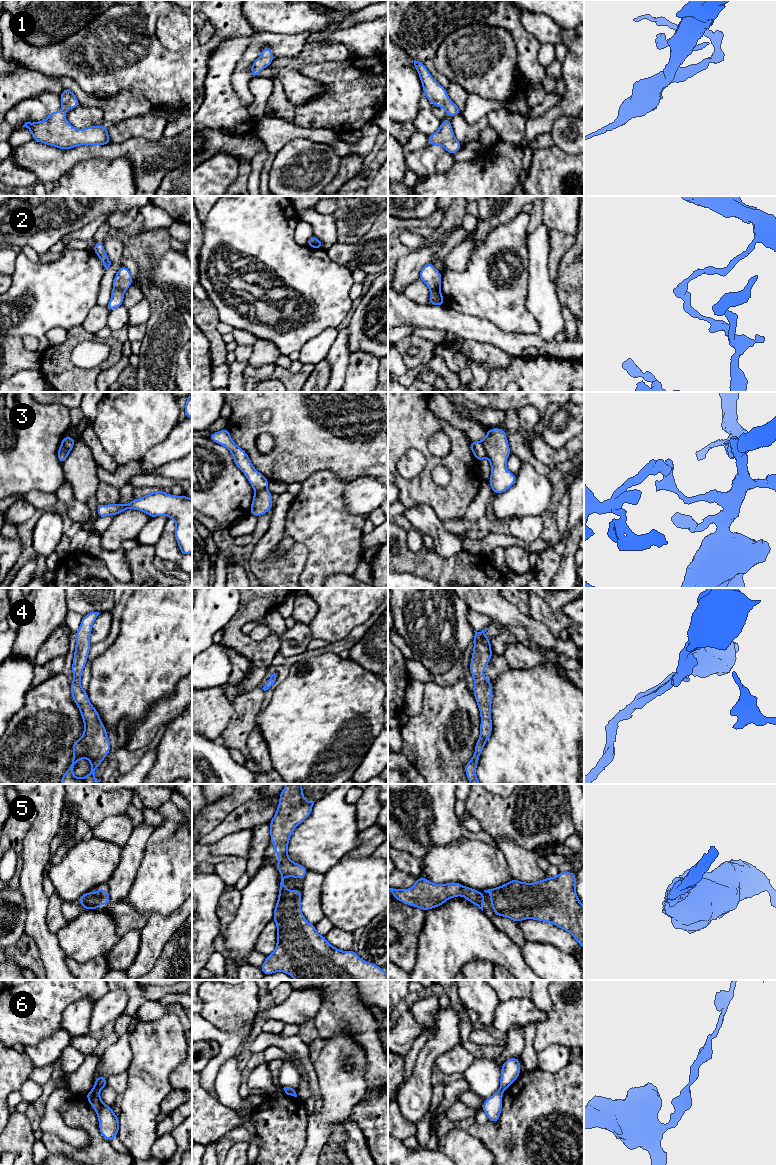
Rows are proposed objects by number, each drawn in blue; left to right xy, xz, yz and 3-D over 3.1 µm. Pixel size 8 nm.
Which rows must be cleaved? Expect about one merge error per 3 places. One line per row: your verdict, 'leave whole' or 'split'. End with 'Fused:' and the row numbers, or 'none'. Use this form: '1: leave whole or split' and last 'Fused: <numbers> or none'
1: leave whole
2: split
3: split
4: leave whole
5: leave whole
6: split
Fused: 2, 3, 6

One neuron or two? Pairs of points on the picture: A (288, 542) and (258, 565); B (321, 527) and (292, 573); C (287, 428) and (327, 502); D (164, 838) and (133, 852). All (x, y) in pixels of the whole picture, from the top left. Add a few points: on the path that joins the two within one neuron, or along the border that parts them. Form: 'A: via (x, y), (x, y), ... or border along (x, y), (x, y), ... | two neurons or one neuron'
A: border along (279, 541), (277, 546), (265, 558), (266, 563) | two neurons
B: border along (303, 544), (307, 549), (307, 559), (301, 572) | two neurons
C: border along (335, 473), (326, 469), (317, 469), (301, 482) | two neurons
D: border along (155, 829), (148, 838), (143, 859), (138, 868) | two neurons

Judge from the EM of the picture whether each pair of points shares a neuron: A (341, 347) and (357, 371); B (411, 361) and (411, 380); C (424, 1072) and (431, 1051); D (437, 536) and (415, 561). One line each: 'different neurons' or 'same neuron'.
A: different neurons
B: different neurons
C: same neuron
D: different neurons

